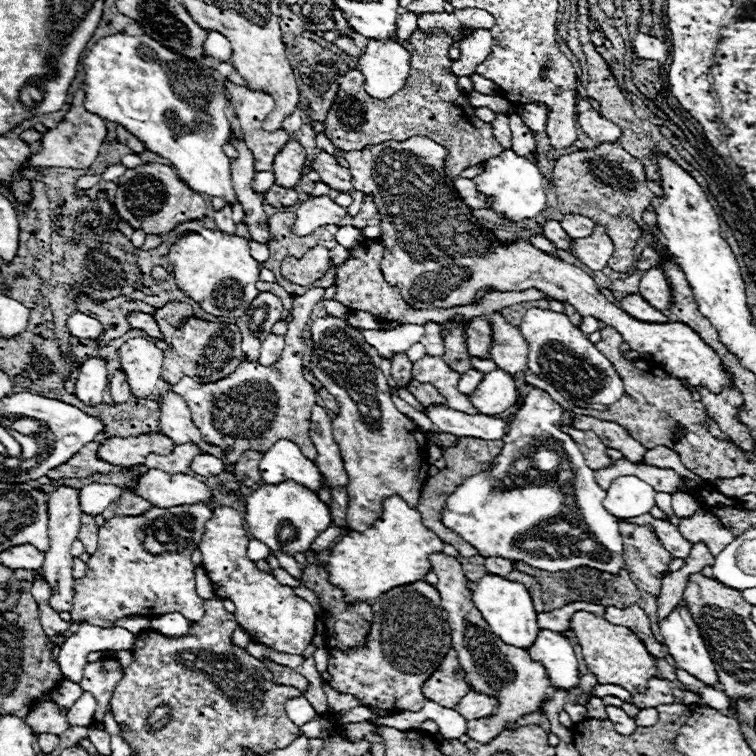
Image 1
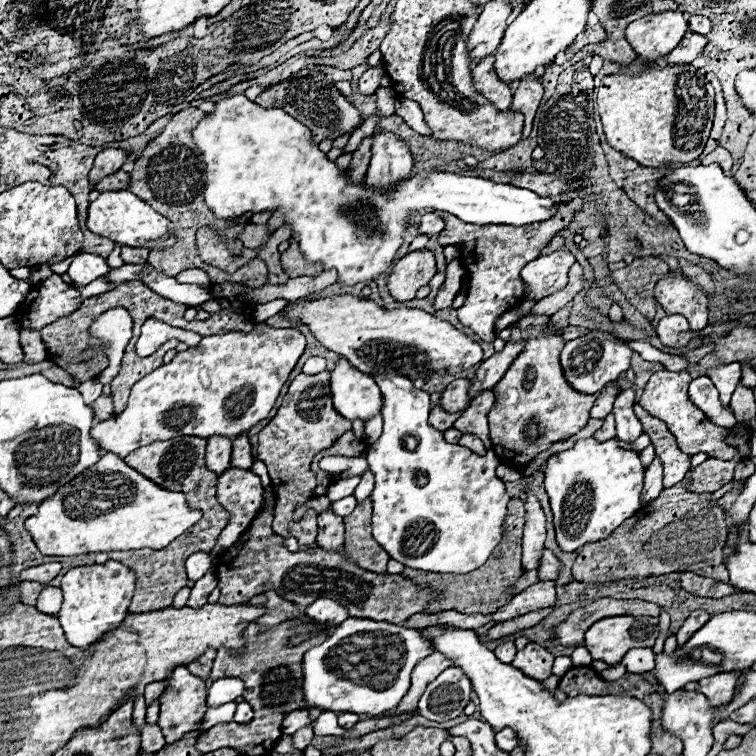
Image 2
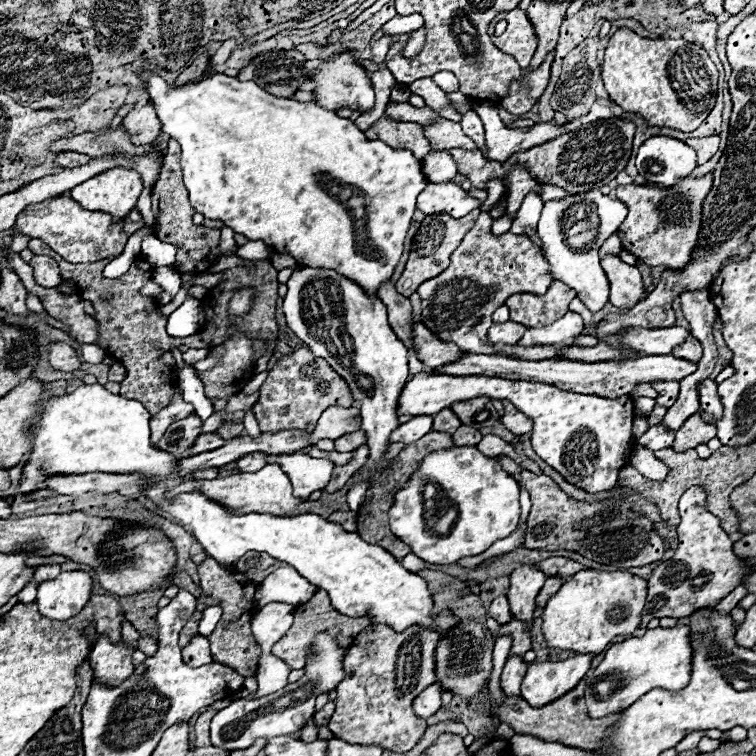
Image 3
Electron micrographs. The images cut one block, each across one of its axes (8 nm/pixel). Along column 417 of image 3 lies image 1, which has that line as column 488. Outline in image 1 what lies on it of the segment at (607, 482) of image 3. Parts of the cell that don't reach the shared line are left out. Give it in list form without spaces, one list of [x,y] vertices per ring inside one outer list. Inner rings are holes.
[[[494,370],[484,376],[480,386],[468,398],[480,414],[494,416],[516,404],[518,388],[508,372]]]

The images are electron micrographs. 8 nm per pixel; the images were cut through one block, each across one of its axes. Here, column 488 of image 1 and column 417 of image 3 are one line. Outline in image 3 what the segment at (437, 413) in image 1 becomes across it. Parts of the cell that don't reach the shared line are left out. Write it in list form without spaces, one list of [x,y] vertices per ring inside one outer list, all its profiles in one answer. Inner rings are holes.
[[[416,416],[416,418],[412,418],[410,422],[400,424],[400,426],[392,432],[390,442],[410,444],[410,442],[420,440],[420,436],[428,434],[430,430],[432,430],[432,416]]]

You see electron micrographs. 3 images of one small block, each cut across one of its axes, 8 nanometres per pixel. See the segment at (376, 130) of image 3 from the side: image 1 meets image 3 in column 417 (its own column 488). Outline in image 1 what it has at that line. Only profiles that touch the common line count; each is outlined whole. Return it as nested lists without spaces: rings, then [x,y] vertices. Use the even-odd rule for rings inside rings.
[[[418,28],[410,40],[404,42],[404,48],[408,48],[412,58],[406,86],[388,100],[368,96],[364,92],[362,72],[348,70],[340,76],[338,96],[326,116],[324,134],[342,150],[362,150],[386,140],[400,142],[412,136],[428,136],[448,148],[444,162],[444,174],[448,178],[456,178],[464,168],[504,152],[492,134],[492,124],[482,122],[474,114],[474,106],[458,88],[458,78],[452,74],[452,60],[448,56],[452,44],[454,40],[444,30],[432,30],[432,36],[426,36]]]

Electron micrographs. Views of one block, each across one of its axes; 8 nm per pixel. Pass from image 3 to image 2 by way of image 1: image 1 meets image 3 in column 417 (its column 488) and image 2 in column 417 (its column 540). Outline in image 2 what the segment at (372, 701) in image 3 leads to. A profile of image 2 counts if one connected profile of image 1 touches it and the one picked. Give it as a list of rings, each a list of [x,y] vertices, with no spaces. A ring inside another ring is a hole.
[[[434,652],[432,656],[426,656],[424,660],[420,660],[420,664],[416,664],[416,668],[412,672],[412,688],[408,690],[408,696],[404,696],[404,700],[398,704],[398,708],[388,714],[394,716],[394,714],[404,714],[404,712],[416,710],[416,704],[418,704],[420,696],[424,694],[424,688],[448,666],[452,666],[452,660],[446,658],[442,652]]]

